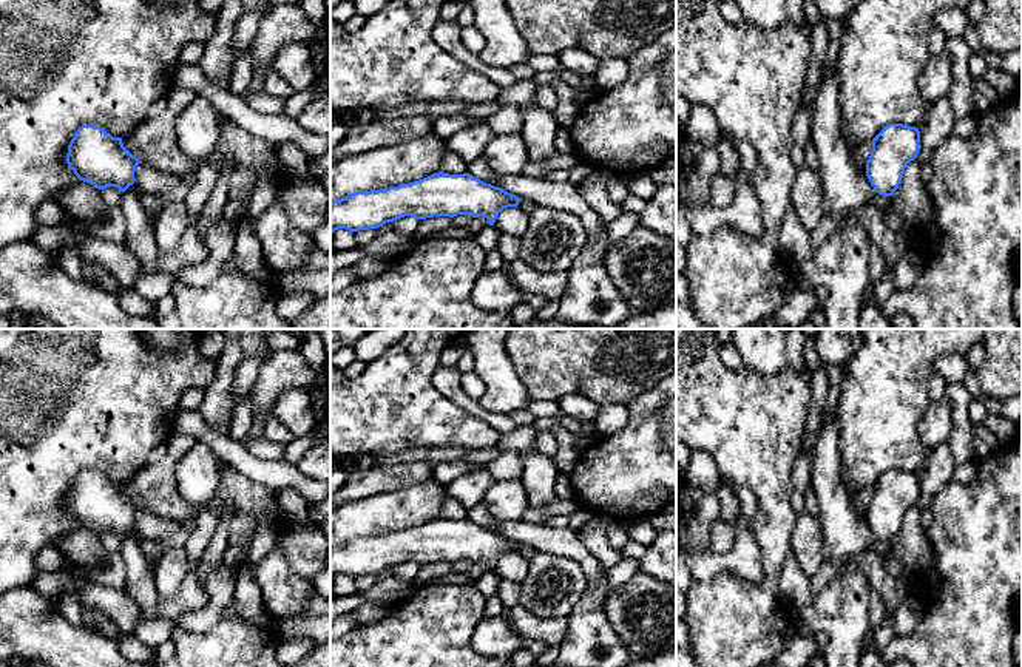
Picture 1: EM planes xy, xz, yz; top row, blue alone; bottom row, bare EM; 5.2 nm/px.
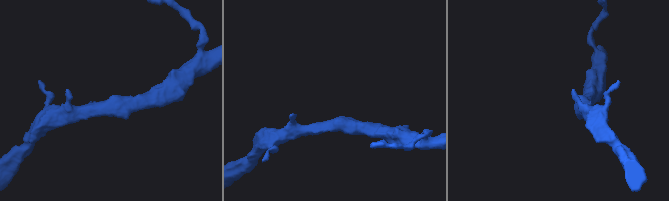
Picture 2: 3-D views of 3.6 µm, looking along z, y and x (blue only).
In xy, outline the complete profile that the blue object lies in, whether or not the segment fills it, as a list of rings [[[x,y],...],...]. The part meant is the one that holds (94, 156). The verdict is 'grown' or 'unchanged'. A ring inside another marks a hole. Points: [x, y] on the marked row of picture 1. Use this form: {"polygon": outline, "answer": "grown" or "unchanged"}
{"polygon": [[[82,125],[71,139],[68,168],[96,188],[116,187],[125,191],[136,184],[145,195],[165,195],[181,182],[181,176],[142,164],[122,144],[96,125]]], "answer": "grown"}

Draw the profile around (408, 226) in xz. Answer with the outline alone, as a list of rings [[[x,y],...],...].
[[[404,216],[392,222],[392,229],[401,235],[415,235],[420,221],[414,216]]]

